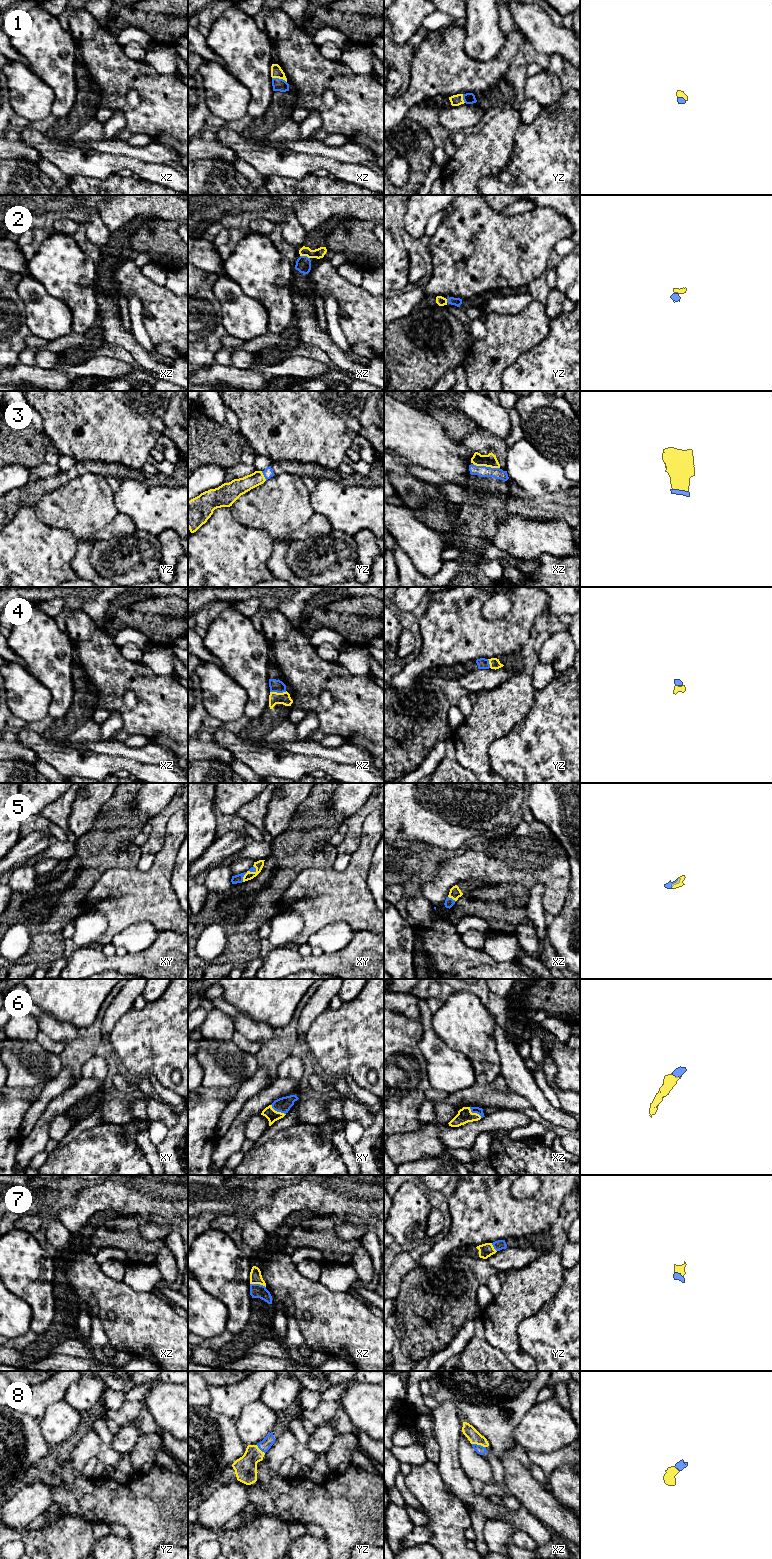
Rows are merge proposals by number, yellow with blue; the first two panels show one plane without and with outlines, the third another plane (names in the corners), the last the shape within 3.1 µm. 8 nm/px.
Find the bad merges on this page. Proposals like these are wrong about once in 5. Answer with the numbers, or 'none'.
none

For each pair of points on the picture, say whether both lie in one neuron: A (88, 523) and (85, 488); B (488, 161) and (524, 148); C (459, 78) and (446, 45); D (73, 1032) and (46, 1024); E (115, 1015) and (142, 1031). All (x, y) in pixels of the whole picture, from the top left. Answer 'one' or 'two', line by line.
A: one
B: two
C: one
D: one
E: two

